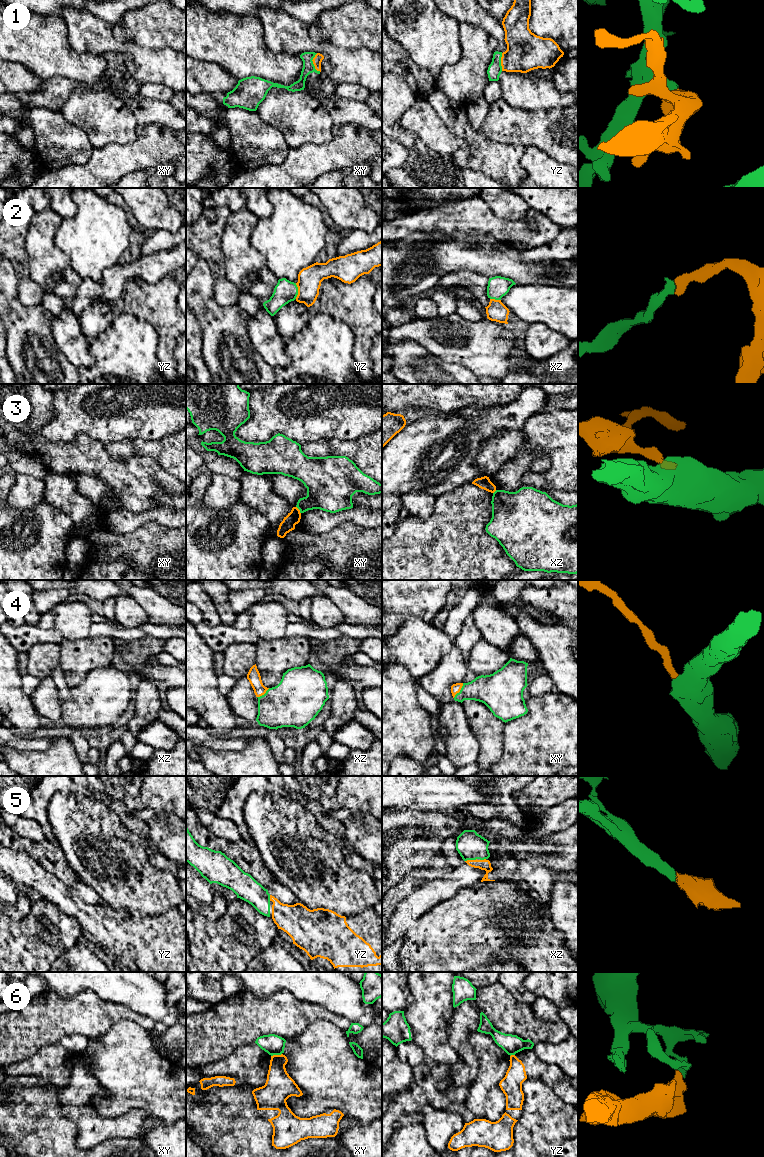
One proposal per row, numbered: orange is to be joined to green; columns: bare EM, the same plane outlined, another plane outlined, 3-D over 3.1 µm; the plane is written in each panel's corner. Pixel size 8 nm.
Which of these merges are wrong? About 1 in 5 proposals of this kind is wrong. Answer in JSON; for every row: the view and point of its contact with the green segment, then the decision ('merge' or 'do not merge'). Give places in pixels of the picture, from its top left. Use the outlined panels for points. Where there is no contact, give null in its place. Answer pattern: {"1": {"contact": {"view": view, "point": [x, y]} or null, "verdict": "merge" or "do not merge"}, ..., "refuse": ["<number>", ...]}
{"1": {"contact": {"view": "xy", "point": [312, 63]}, "verdict": "merge"}, "2": {"contact": {"view": "yz", "point": [297, 291]}, "verdict": "merge"}, "3": {"contact": {"view": "xy", "point": [299, 509]}, "verdict": "do not merge"}, "4": {"contact": {"view": "xy", "point": [460, 690]}, "verdict": "merge"}, "5": {"contact": {"view": "xz", "point": [470, 859]}, "verdict": "merge"}, "6": {"contact": {"view": "xy", "point": [276, 1054]}, "verdict": "do not merge"}, "refuse": ["3", "6"]}

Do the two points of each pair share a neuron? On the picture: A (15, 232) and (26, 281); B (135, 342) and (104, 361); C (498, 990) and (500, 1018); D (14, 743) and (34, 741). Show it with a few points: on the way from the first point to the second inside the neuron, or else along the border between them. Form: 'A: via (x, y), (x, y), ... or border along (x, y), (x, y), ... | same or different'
A: via (15, 244), (15, 252), (22, 263), (22, 269) | same
B: via (127, 350), (116, 361), (112, 361) | same
C: via (498, 997), (500, 1011) | same
D: via (19, 743), (29, 743) | same

